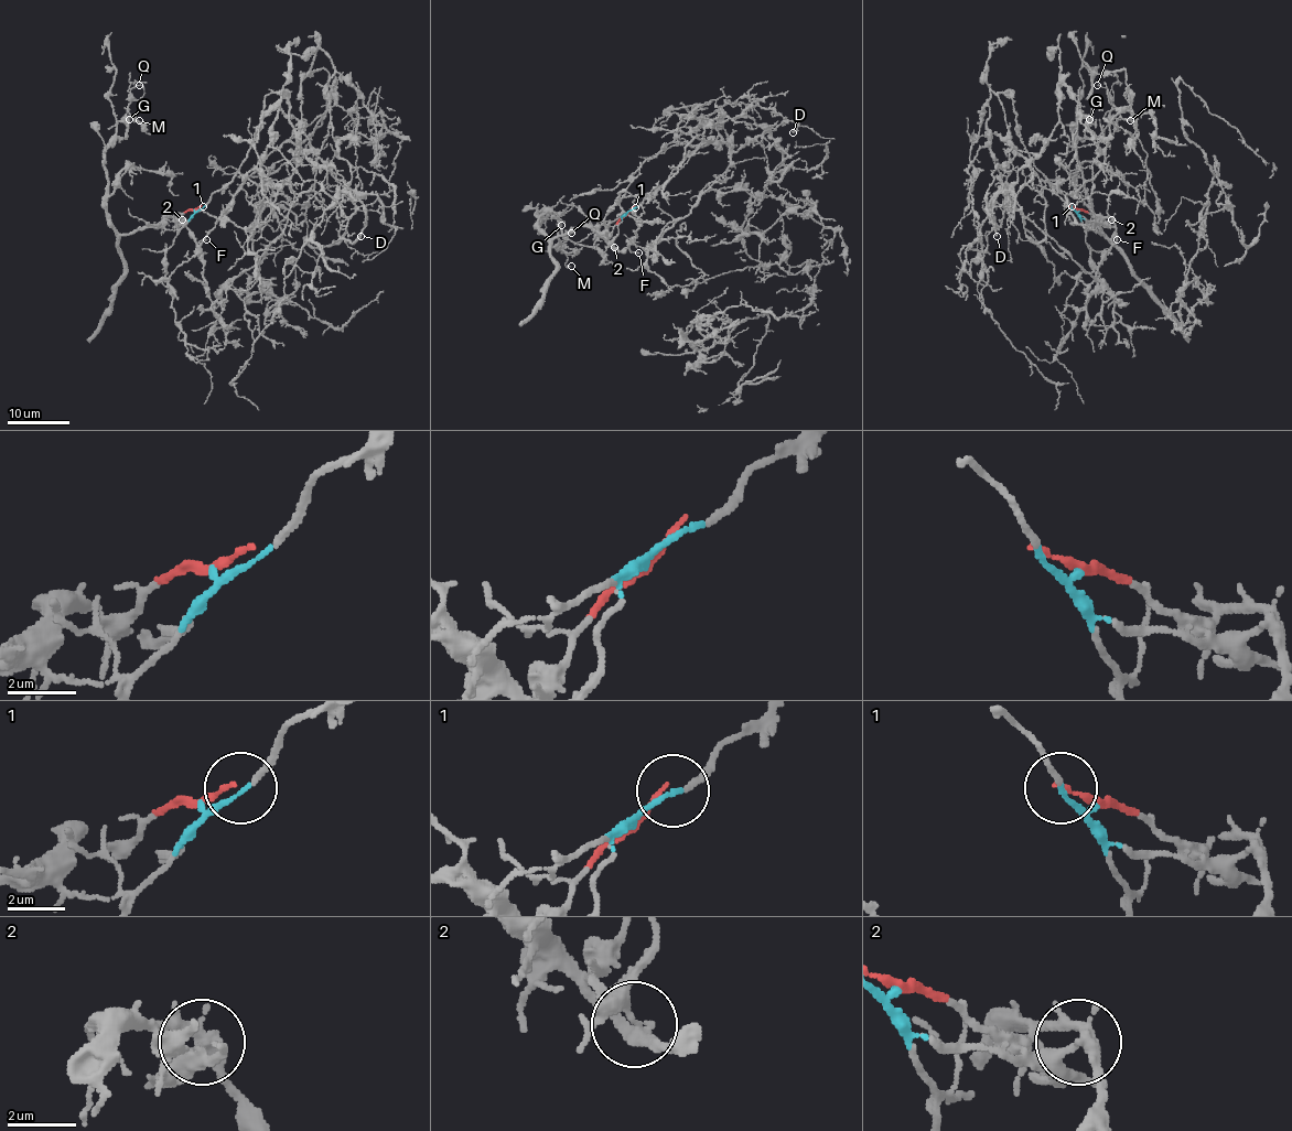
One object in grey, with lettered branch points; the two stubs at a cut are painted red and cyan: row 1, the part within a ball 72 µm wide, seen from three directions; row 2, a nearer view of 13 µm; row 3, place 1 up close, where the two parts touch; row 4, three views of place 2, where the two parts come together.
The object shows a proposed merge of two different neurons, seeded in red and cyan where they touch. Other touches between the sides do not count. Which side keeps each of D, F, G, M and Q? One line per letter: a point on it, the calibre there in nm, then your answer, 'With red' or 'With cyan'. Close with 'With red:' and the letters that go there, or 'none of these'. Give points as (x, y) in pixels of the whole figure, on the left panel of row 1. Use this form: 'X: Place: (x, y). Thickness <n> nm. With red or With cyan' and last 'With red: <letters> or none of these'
D: Place: (361, 236). Thickness 170 nm. With cyan
F: Place: (206, 239). Thickness 120 nm. With red
G: Place: (129, 119). Thickness 220 nm. With red
M: Place: (139, 120). Thickness 160 nm. With red
Q: Place: (139, 85). Thickness 150 nm. With red
With red: F, G, M, Q

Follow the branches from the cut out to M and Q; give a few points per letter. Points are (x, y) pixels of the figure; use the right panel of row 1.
M: (1079, 209), (1100, 217), (1090, 227), (1102, 233), (1087, 195), (1076, 141), (1095, 139), (1115, 117), (1130, 120)
Q: (1079, 209), (1100, 217), (1090, 227), (1102, 233), (1076, 151), (1107, 125), (1110, 93), (1098, 85)

